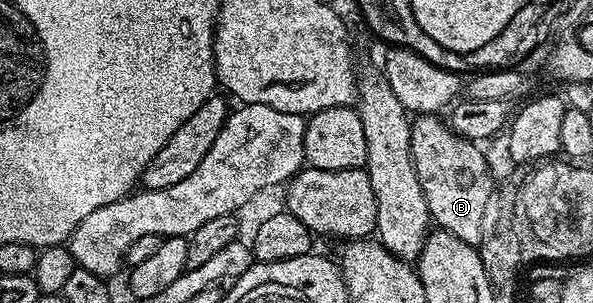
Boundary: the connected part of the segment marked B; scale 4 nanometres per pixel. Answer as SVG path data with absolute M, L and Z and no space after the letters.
M418 114L410 125L410 141L412 142L412 158L416 166L416 178L420 178L420 190L424 190L424 198L428 202L430 219L441 231L452 234L464 242L478 246L484 239L482 227L486 224L486 207L495 199L494 176L490 173L490 164L481 152L479 145L455 134L445 119L434 114Z

